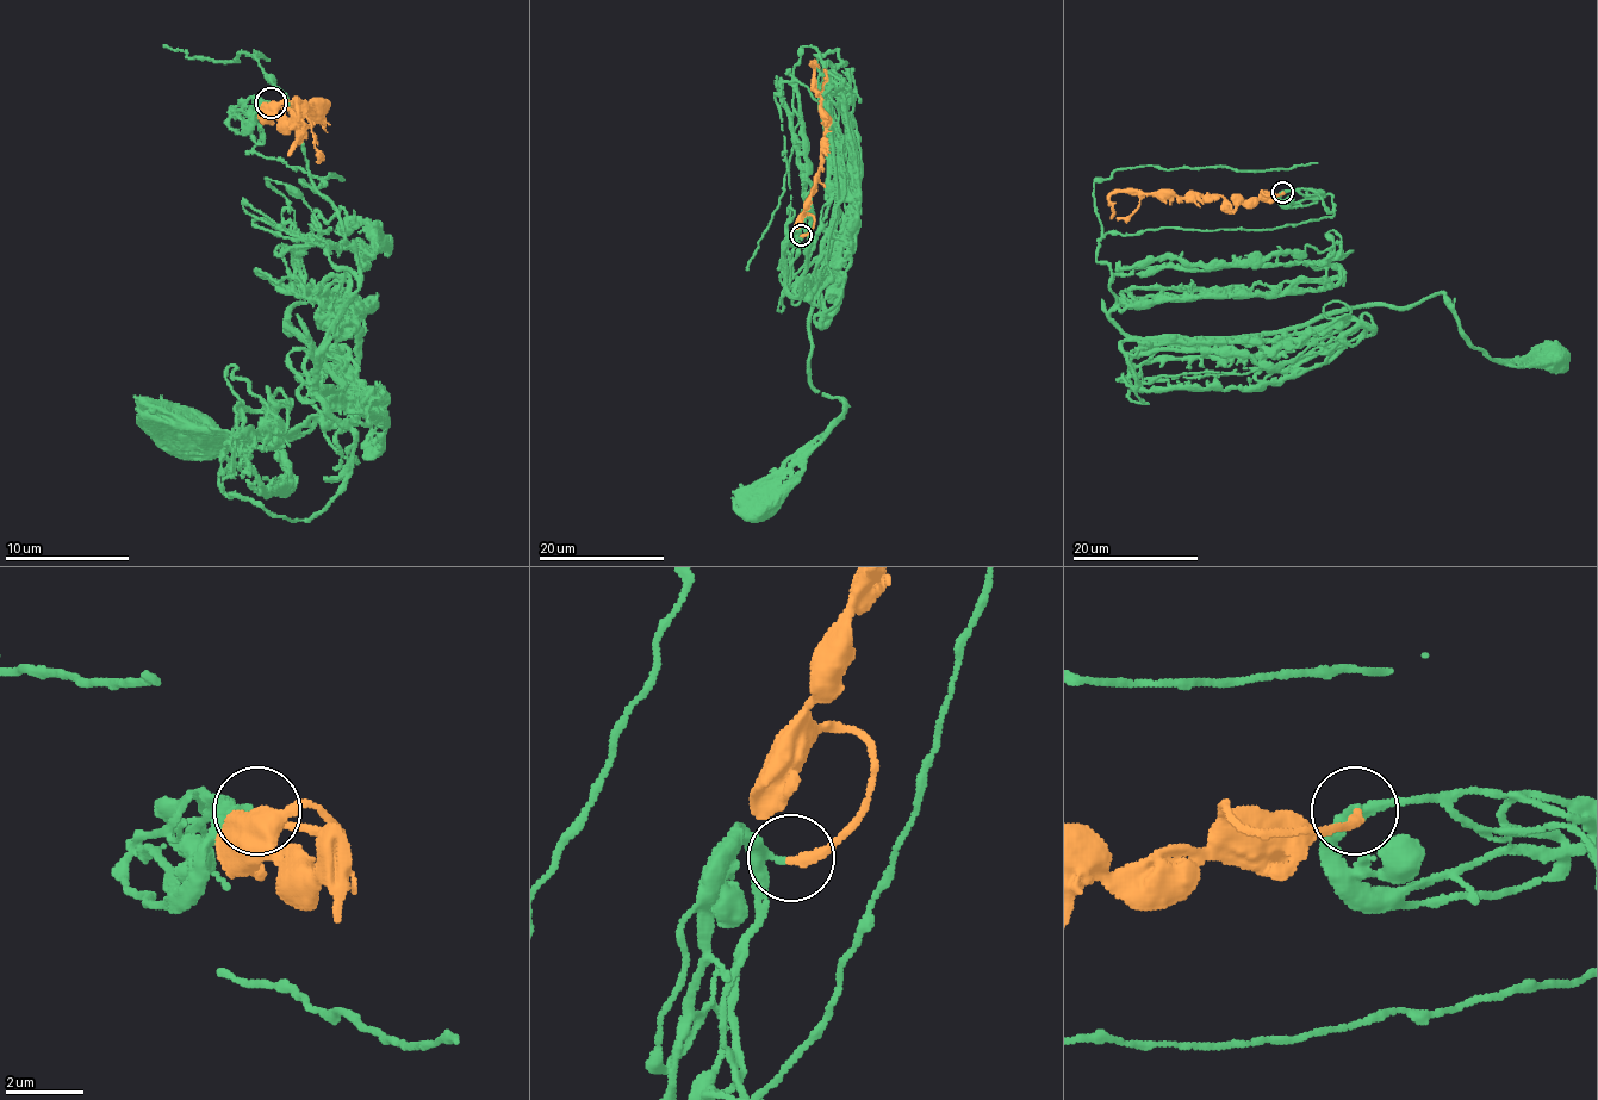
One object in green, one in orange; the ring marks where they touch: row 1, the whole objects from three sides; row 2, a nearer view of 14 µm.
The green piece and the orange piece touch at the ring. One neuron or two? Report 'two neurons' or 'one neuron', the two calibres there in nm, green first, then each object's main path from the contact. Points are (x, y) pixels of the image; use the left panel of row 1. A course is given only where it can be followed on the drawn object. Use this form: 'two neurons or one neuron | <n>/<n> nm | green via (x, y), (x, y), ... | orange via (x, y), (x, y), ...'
one neuron | 200/160 nm | green via (268, 104), (249, 150), (343, 178), (343, 386), (287, 312), (353, 384), (191, 430) | orange via (272, 104), (297, 110), (287, 100), (278, 116), (299, 122), (318, 112), (297, 104), (303, 137), (287, 156)

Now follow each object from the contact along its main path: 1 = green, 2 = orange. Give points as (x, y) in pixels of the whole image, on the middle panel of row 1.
1: (800, 235), (791, 286), (833, 191), (819, 60), (838, 49), (838, 219), (809, 383), (844, 410), (760, 509)
2: (801, 235), (814, 224), (804, 209), (819, 172), (825, 131), (814, 62), (816, 64), (809, 63)

